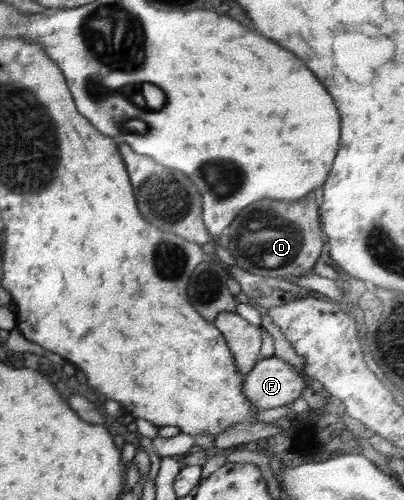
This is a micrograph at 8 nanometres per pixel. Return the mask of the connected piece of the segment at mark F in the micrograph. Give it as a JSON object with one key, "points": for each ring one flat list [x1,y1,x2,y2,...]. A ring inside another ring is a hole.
{"points":[[276,356,258,360,253,369,243,378,243,381,242,393,258,410,291,405,295,399,302,396,304,386,310,384,307,377,296,373,292,365]]}

